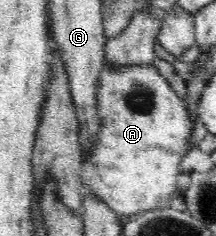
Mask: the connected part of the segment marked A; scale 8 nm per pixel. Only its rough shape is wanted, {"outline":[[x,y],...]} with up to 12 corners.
{"outline":[[103,61],[82,184],[127,218],[182,195],[184,99]]}

